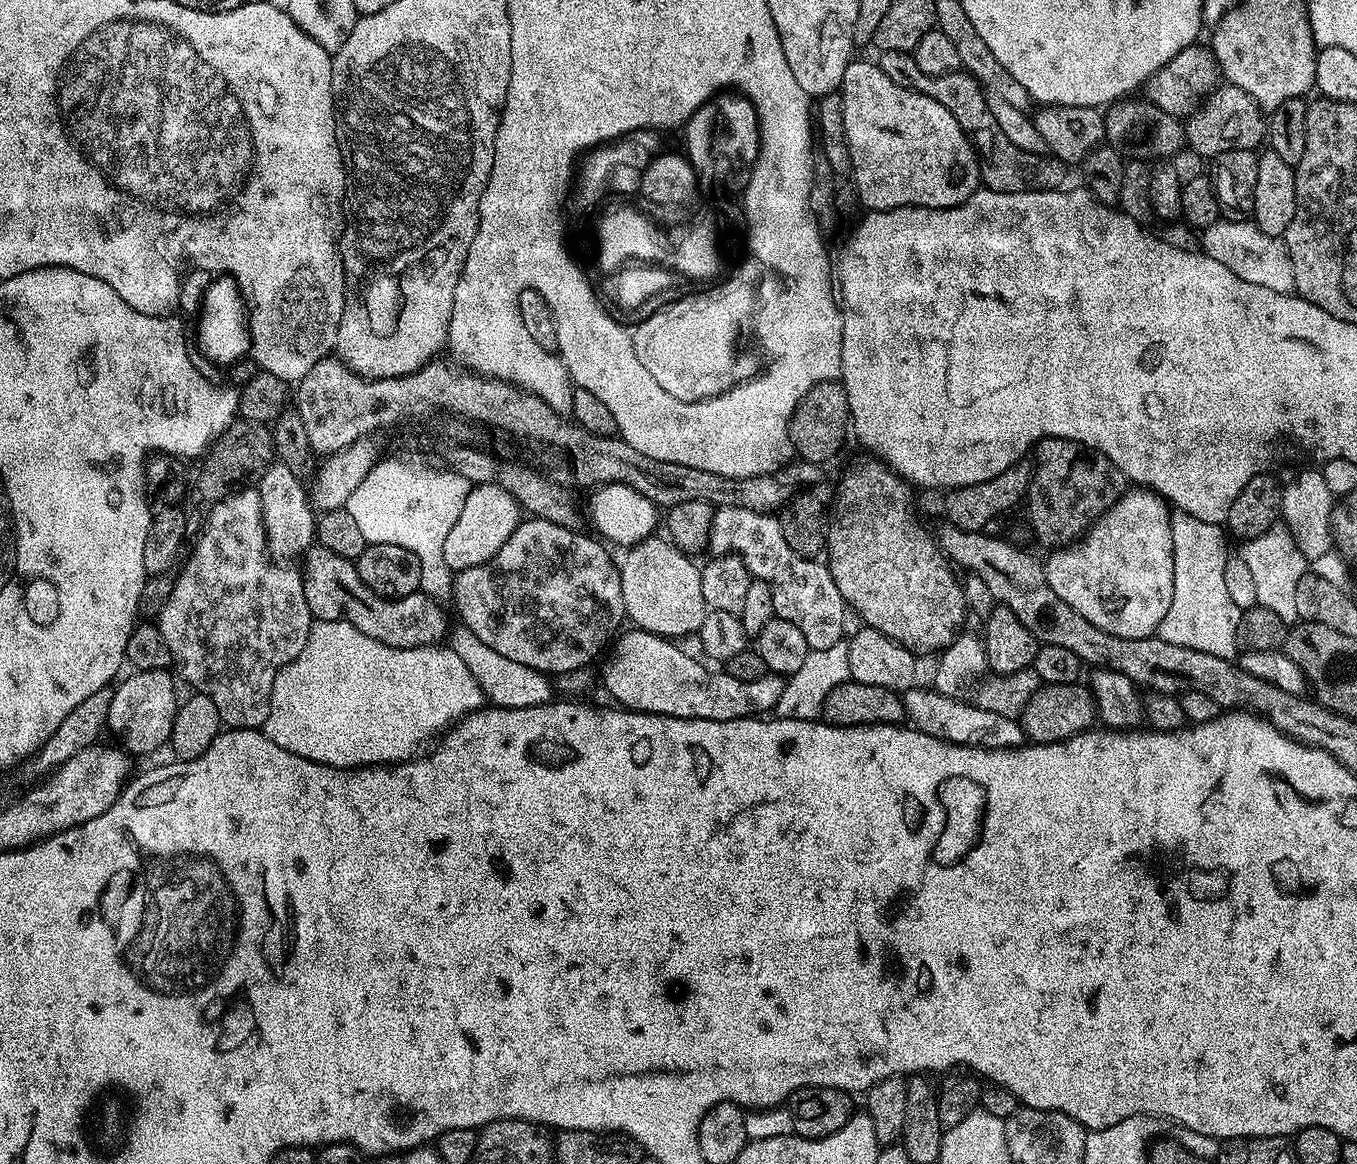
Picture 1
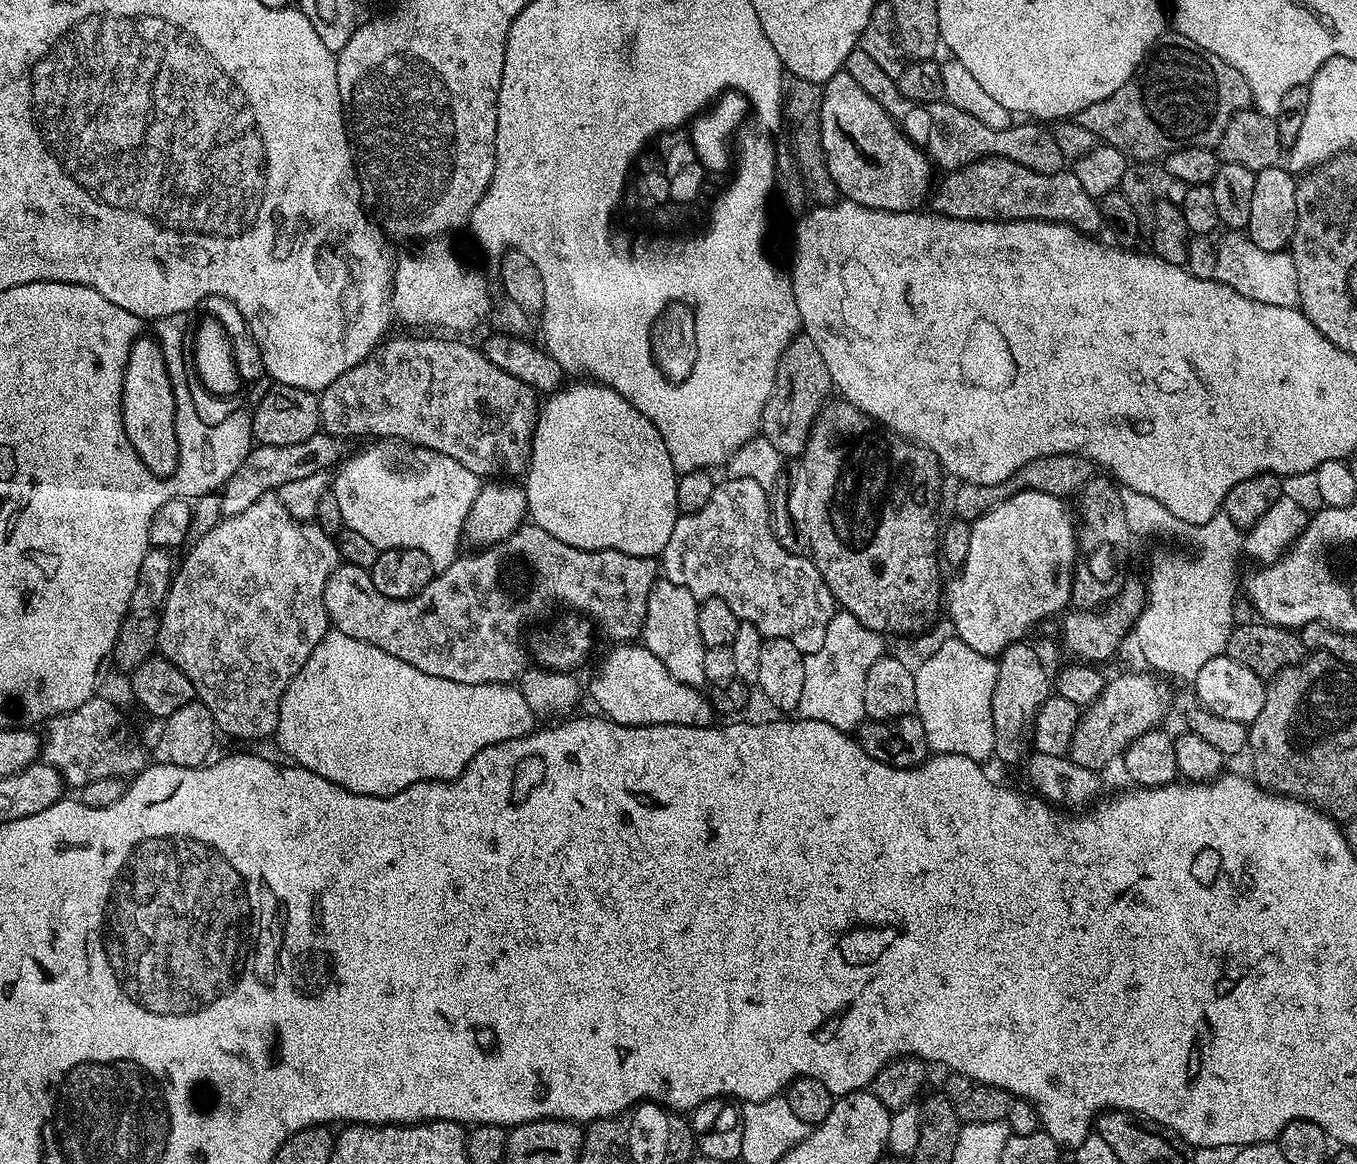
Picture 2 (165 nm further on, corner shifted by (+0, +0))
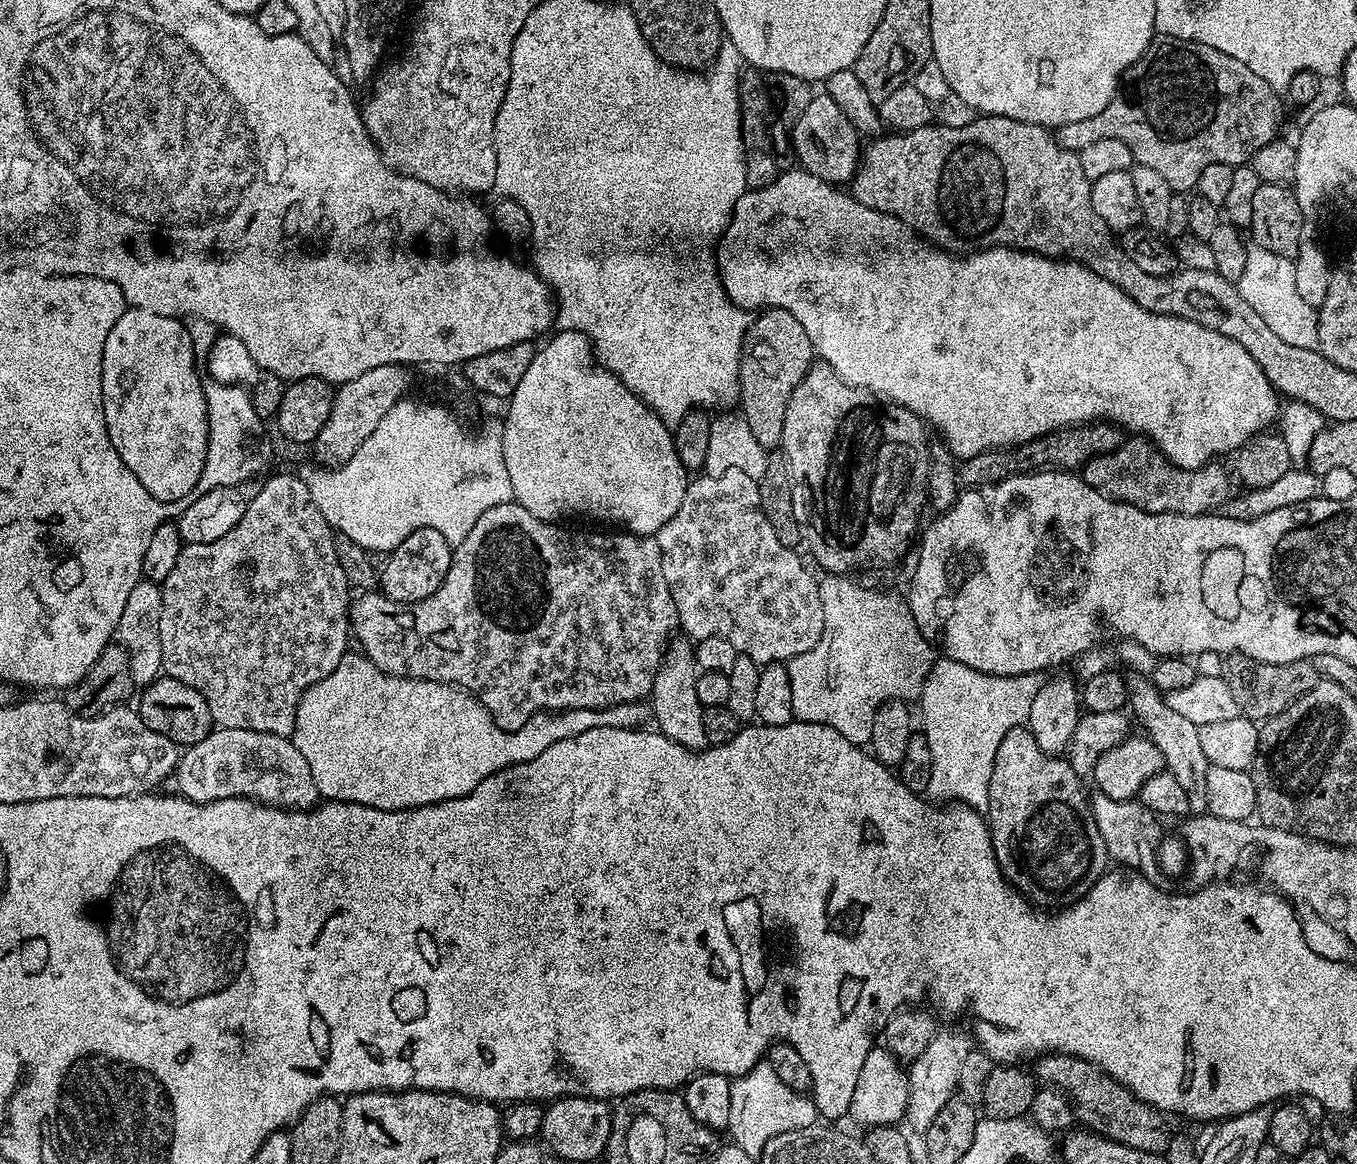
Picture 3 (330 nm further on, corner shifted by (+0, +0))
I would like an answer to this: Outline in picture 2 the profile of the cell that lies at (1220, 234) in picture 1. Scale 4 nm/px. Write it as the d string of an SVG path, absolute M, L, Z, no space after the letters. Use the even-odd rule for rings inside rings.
M1228 230L1218 240L1216 253L1218 266L1216 280L1228 284L1238 294L1250 298L1254 302L1262 302L1270 306L1293 307L1299 301L1298 274L1294 270L1291 251L1271 252L1262 250L1262 246L1254 246L1254 242L1240 230Z

